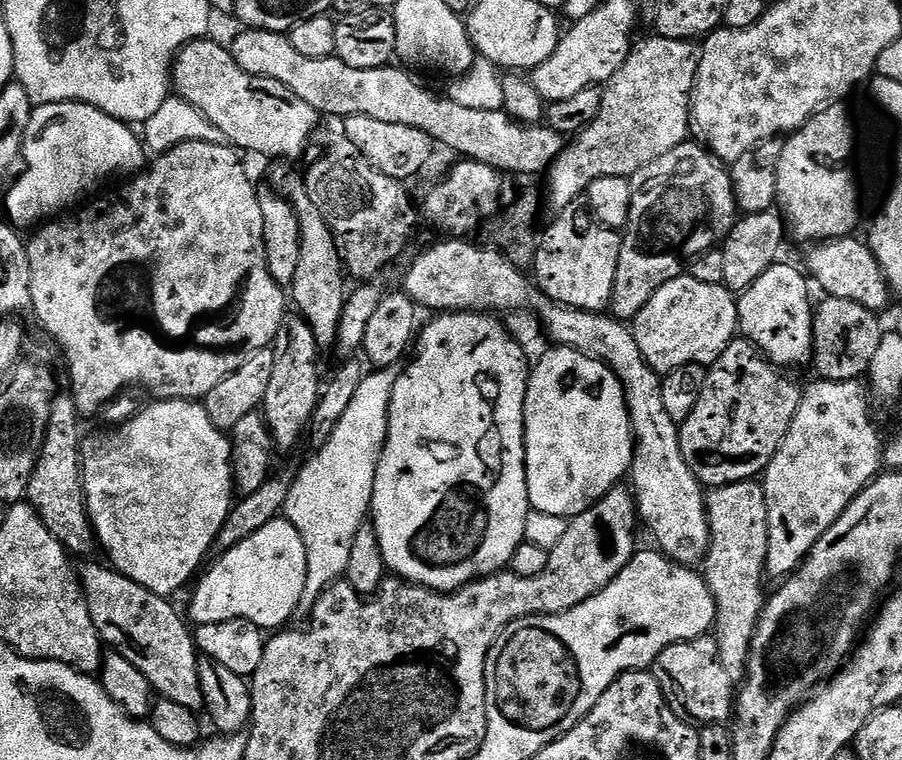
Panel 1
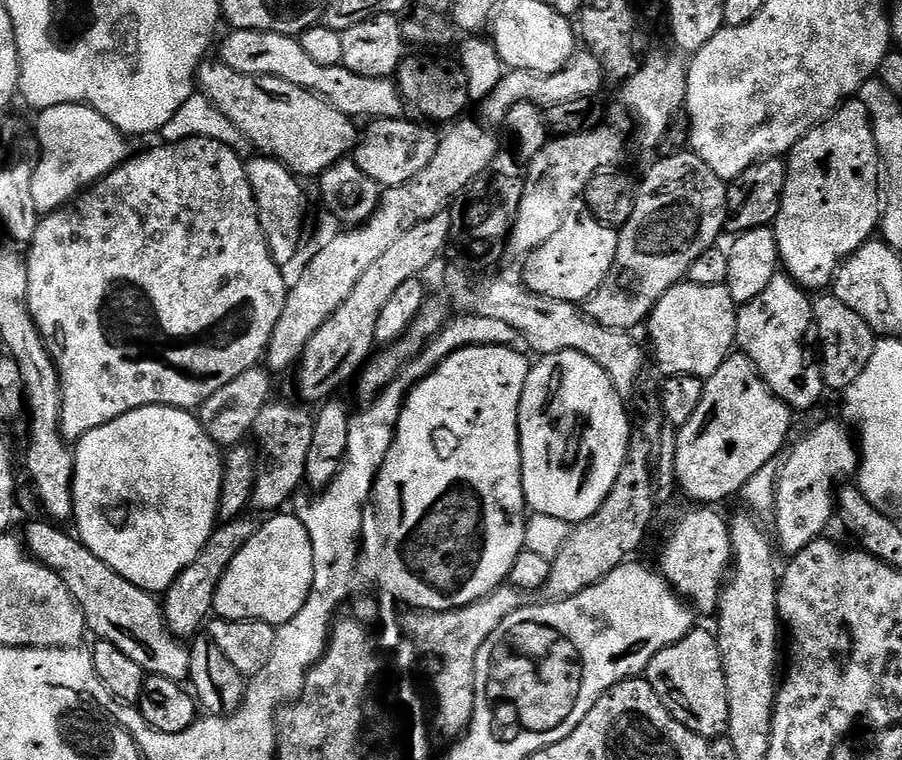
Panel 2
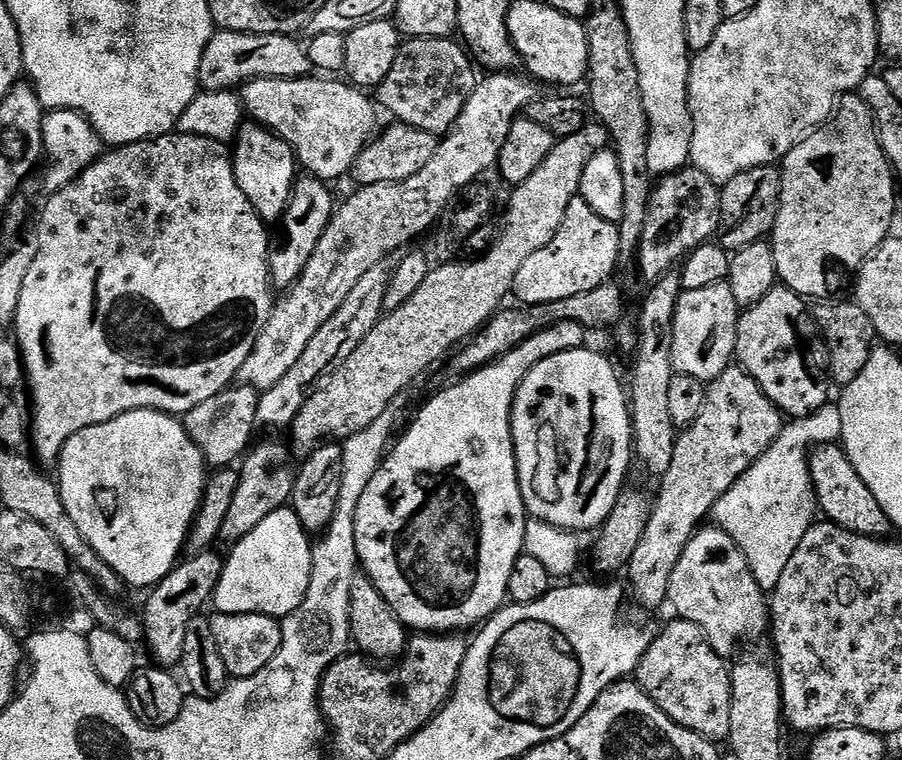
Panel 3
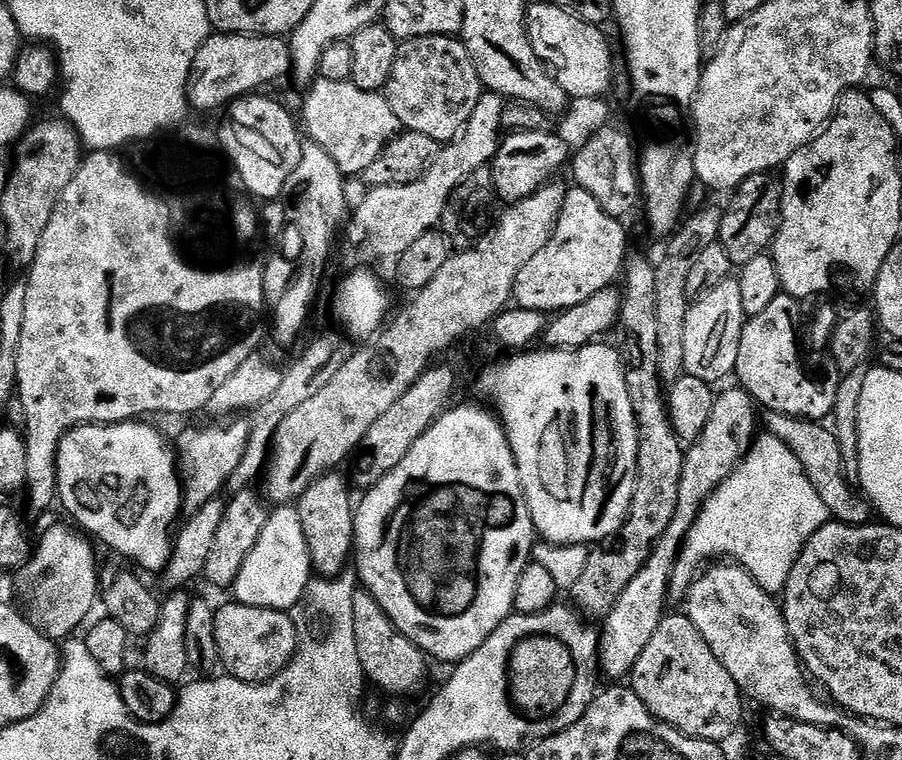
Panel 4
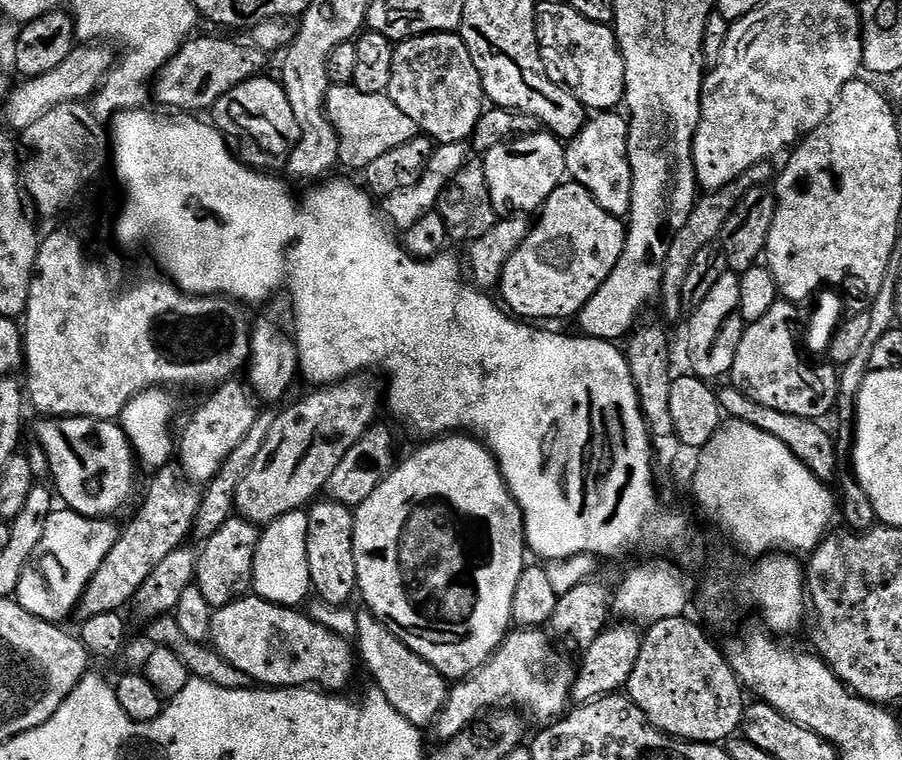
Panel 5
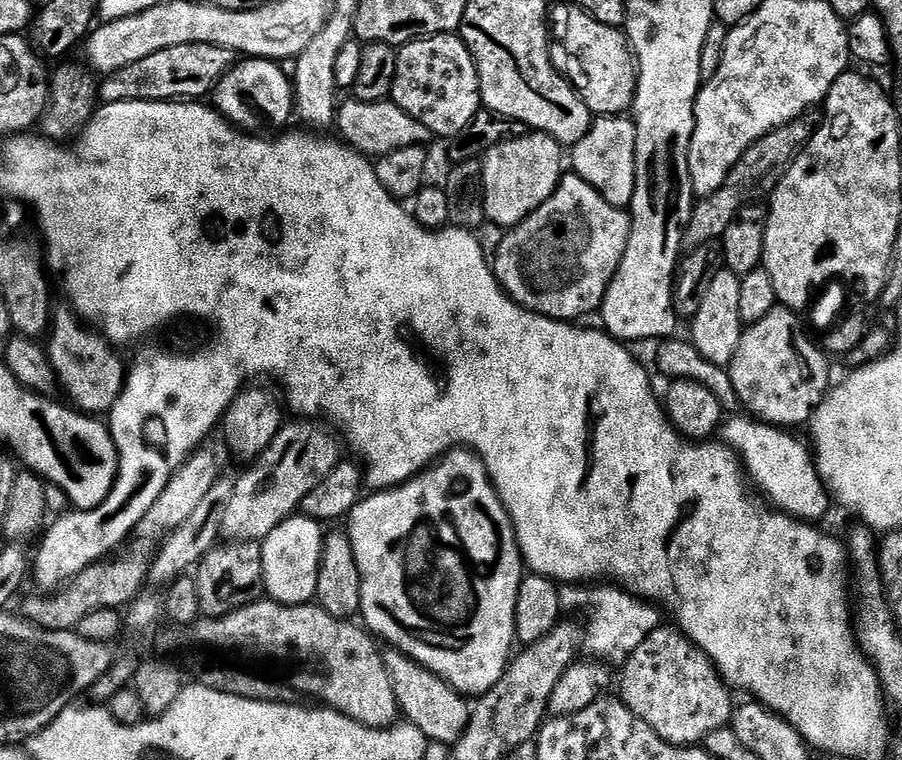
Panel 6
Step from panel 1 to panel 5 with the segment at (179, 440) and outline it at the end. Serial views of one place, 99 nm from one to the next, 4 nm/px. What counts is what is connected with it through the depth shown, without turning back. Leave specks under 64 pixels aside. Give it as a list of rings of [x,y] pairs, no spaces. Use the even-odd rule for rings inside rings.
[[[85,416],[40,418],[34,439],[41,444],[49,459],[51,479],[59,499],[61,496],[75,515],[112,518],[131,498],[138,464],[119,423],[91,420]]]

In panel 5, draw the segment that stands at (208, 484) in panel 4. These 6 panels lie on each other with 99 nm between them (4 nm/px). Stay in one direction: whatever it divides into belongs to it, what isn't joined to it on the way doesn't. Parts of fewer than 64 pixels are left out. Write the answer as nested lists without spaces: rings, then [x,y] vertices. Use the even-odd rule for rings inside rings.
[[[165,466],[155,473],[152,485],[136,512],[136,517],[120,534],[120,541],[106,554],[98,566],[94,578],[80,596],[78,616],[81,621],[95,618],[97,614],[120,612],[135,601],[142,582],[154,571],[154,566],[174,554],[192,535],[192,523],[196,520],[202,495],[197,485],[182,475],[179,467]]]

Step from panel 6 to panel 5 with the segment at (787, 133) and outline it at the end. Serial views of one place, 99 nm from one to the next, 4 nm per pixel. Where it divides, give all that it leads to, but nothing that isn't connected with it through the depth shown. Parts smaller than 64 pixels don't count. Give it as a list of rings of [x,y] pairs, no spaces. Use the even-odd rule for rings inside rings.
[[[768,162],[750,166],[750,170],[746,170],[737,180],[731,180],[721,188],[705,191],[697,199],[696,205],[690,210],[690,218],[686,218],[686,226],[682,226],[682,230],[678,230],[678,234],[670,242],[670,250],[666,254],[664,280],[660,284],[659,294],[659,299],[664,300],[666,315],[681,315],[680,295],[682,294],[682,285],[686,283],[686,274],[690,274],[690,262],[694,262],[694,254],[698,254],[698,250],[719,241],[722,226],[726,226],[726,218],[730,218],[730,214],[734,214],[734,206],[738,206],[738,202],[750,189],[765,187],[773,179],[772,166]]]

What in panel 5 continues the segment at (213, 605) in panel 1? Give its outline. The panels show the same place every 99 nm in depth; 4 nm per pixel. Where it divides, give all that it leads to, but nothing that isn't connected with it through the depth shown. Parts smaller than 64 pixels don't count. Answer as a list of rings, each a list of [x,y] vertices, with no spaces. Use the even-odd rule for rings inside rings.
[[[307,511],[291,512],[267,525],[260,533],[260,541],[254,554],[252,592],[271,604],[300,606],[312,592],[310,562],[306,560]]]

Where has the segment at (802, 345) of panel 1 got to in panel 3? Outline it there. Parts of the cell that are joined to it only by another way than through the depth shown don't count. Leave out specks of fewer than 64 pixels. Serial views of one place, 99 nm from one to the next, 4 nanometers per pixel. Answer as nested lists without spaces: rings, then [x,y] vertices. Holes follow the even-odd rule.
[[[777,286],[762,298],[753,308],[743,309],[740,313],[736,331],[736,355],[739,367],[758,382],[762,394],[770,398],[775,408],[788,418],[809,416],[829,403],[829,385],[815,380],[804,365],[804,352],[800,349],[800,332],[796,323],[804,316],[805,297],[794,290]]]

